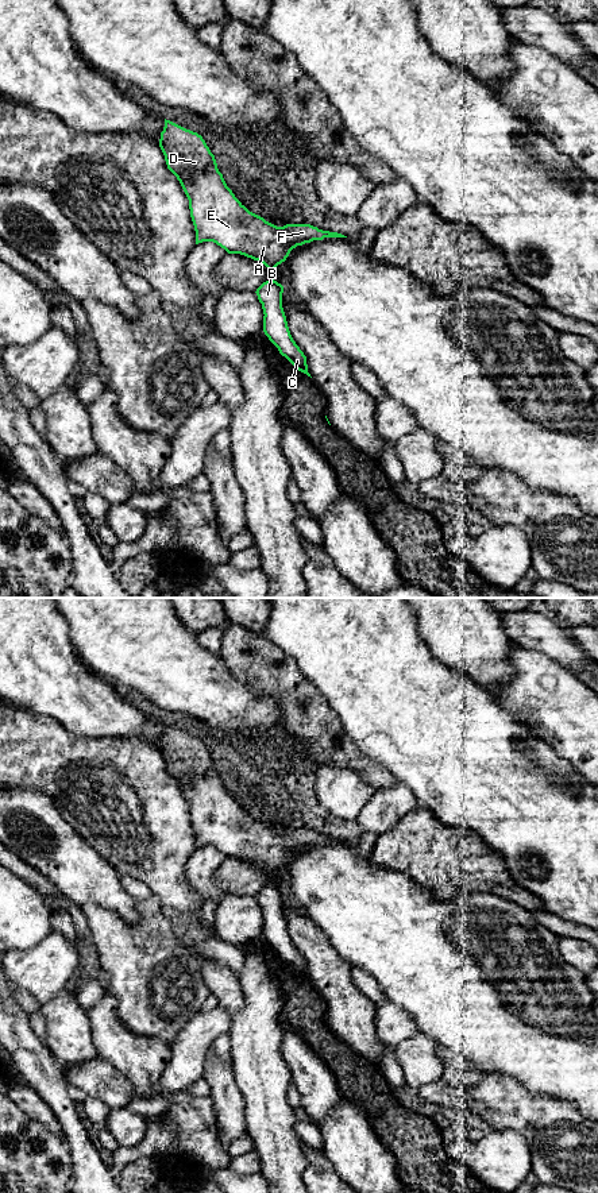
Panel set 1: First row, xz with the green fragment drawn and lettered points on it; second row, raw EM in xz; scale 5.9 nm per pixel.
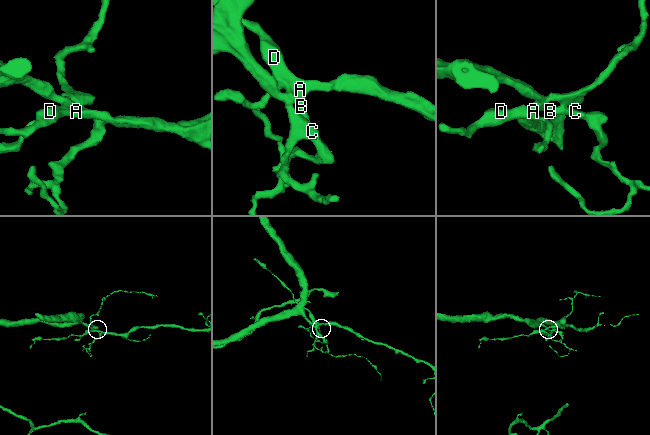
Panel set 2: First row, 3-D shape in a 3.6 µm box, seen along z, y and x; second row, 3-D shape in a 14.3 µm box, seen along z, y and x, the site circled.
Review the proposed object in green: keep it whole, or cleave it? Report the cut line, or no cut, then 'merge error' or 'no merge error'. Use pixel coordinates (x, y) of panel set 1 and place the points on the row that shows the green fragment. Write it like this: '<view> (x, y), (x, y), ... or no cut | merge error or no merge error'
no cut | no merge error

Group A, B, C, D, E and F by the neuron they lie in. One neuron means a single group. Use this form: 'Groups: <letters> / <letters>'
Groups: A B C D E F

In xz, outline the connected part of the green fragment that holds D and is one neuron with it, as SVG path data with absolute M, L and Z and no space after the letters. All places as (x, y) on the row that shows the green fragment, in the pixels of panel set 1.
M165 119L159 147L180 181L196 231L196 244L213 242L274 270L297 246L324 238L347 238L310 224L277 227L250 212L227 186L215 155L197 132Z

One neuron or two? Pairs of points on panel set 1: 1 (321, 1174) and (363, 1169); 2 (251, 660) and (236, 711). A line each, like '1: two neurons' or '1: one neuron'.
1: two neurons
2: two neurons

